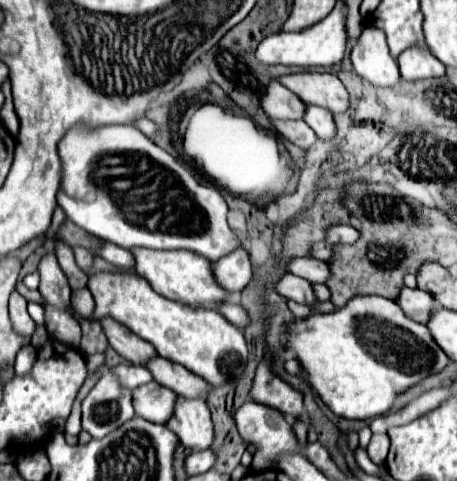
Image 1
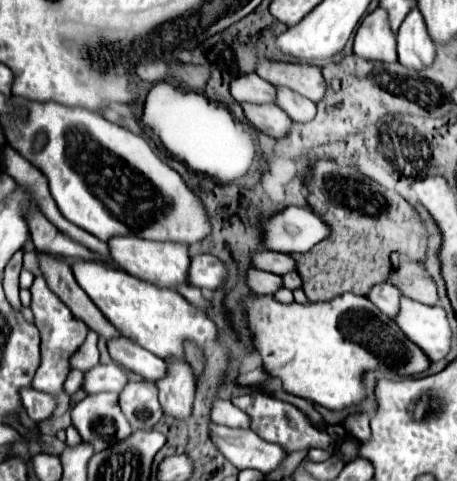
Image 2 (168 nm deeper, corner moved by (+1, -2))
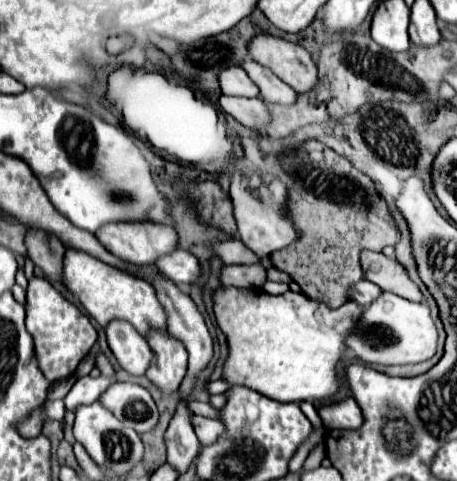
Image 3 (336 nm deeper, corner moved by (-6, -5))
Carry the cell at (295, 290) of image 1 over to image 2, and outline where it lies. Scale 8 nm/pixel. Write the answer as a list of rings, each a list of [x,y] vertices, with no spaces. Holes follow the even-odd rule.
[[[250,268],[248,270],[248,286],[252,288],[254,294],[260,294],[260,296],[276,294],[282,288],[282,276]]]

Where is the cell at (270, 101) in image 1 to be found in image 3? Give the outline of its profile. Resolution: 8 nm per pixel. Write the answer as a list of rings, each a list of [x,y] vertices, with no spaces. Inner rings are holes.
[[[227,67],[227,71],[221,71],[219,87],[223,95],[239,95],[239,97],[259,95],[259,87],[249,79],[249,75],[241,67]]]

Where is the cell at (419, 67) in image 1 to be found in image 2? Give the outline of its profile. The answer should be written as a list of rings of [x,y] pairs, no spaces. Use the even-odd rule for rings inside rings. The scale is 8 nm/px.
[[[414,8],[402,22],[396,34],[396,42],[398,42],[400,64],[416,70],[424,70],[432,66],[432,60],[436,58],[436,46],[432,44],[426,32],[426,24],[418,8]]]

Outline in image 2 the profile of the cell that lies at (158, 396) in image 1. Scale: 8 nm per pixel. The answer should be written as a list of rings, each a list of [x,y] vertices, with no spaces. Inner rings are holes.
[[[128,382],[120,392],[120,408],[134,430],[150,430],[160,418],[162,408],[154,382]]]

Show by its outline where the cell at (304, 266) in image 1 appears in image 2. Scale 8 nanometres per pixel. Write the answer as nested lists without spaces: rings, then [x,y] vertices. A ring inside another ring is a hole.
[[[272,250],[256,252],[252,256],[252,262],[256,268],[272,272],[272,274],[280,274],[280,276],[284,276],[288,272],[296,272],[296,260],[282,252],[272,252]]]

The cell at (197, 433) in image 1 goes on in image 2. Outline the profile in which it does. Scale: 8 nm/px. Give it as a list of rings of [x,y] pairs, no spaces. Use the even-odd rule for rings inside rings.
[[[166,360],[166,362],[168,362],[168,376],[156,382],[160,390],[160,406],[166,416],[188,422],[196,398],[194,370],[190,364],[180,360]]]

